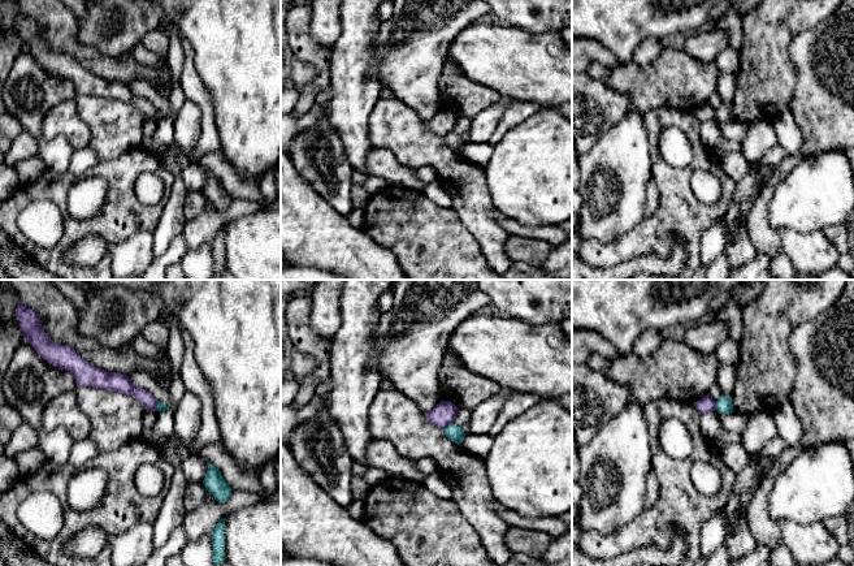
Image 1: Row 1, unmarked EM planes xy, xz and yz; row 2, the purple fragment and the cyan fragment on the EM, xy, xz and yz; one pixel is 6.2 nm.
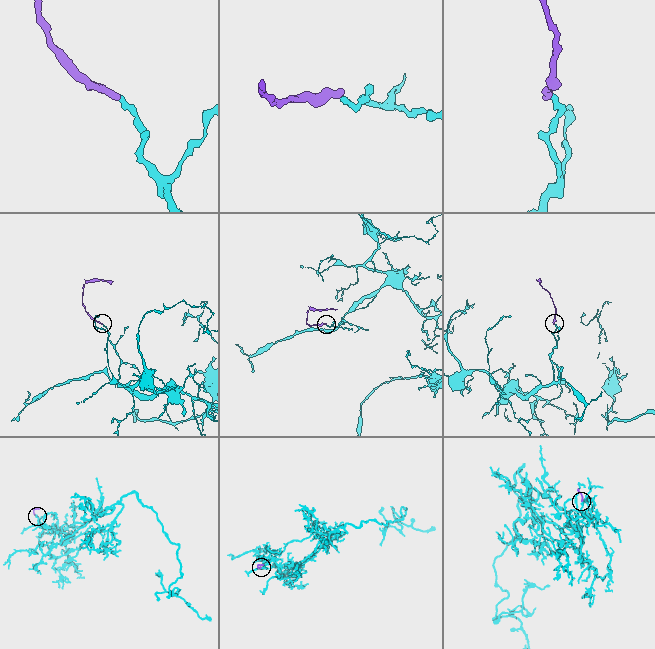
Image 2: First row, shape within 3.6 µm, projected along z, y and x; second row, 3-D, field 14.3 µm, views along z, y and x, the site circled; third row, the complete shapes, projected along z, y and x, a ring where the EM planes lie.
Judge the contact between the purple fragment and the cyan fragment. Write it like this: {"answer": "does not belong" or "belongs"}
{"answer": "does not belong"}

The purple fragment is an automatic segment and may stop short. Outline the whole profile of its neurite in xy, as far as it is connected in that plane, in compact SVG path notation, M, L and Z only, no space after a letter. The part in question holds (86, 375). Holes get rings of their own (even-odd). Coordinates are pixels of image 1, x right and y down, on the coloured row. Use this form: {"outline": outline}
{"outline": "M19 301L16 315L26 341L47 363L69 371L74 376L77 386L94 386L129 394L136 398L147 411L157 411L157 399L149 392L135 386L129 376L97 368L71 347L53 342L44 332L36 312Z"}

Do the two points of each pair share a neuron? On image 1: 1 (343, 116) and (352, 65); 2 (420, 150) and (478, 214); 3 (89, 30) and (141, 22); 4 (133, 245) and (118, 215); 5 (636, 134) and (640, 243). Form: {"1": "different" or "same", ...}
{"1": "same", "2": "same", "3": "same", "4": "different", "5": "different"}

